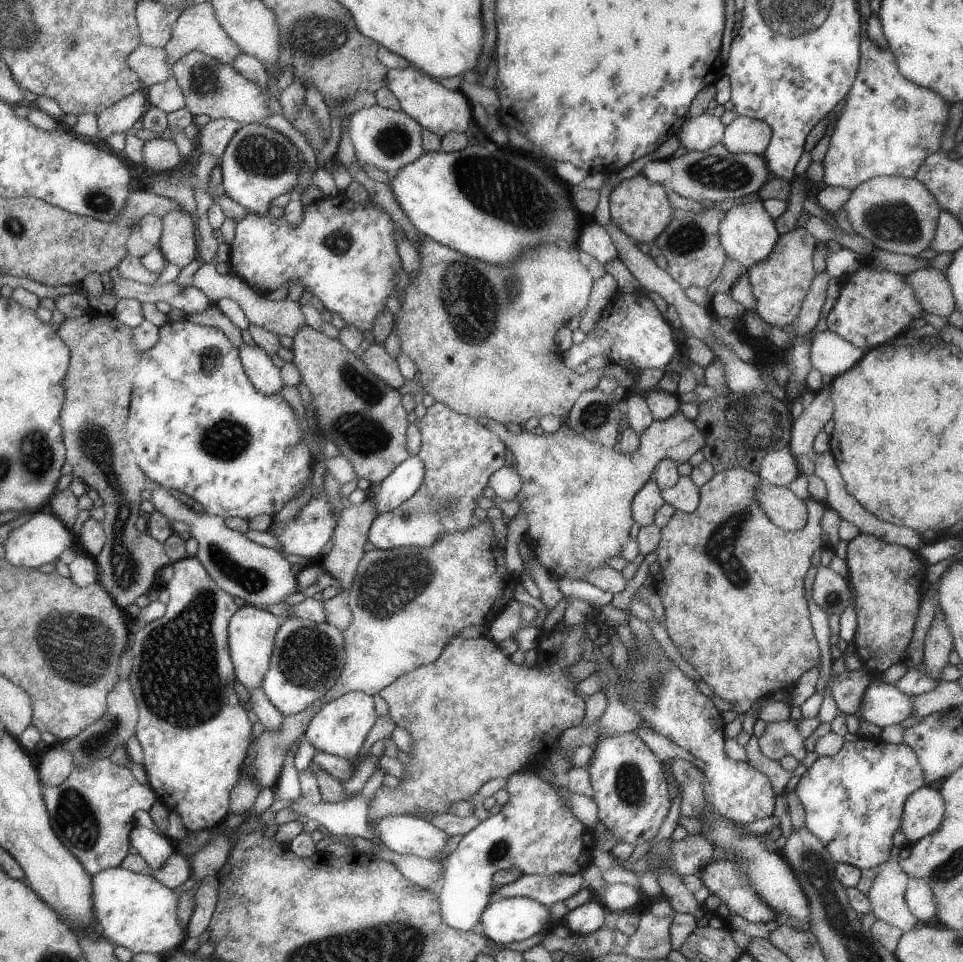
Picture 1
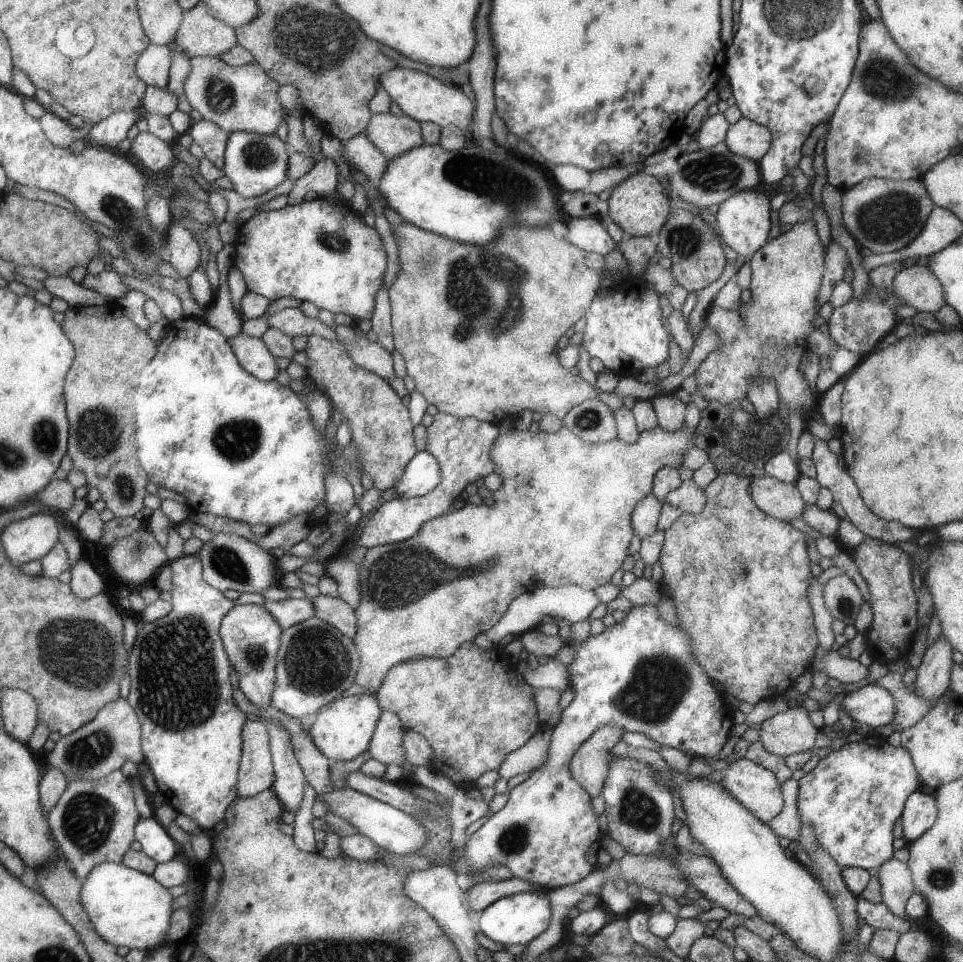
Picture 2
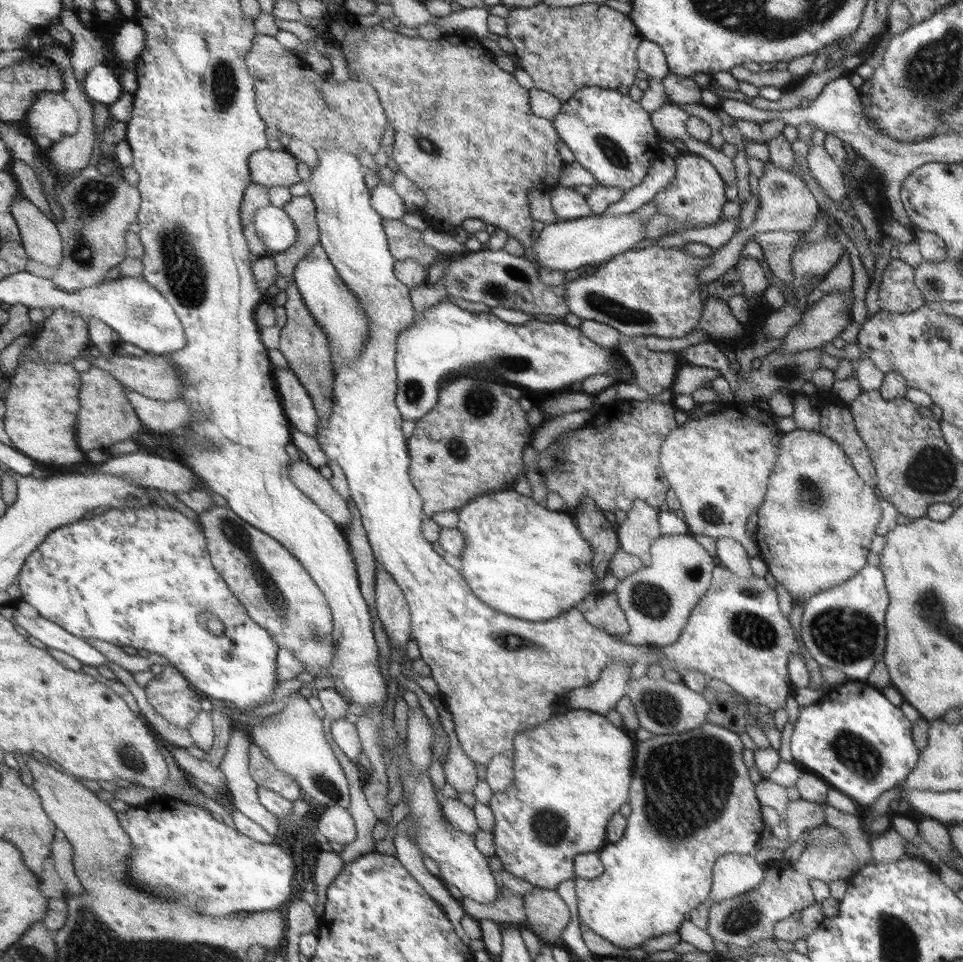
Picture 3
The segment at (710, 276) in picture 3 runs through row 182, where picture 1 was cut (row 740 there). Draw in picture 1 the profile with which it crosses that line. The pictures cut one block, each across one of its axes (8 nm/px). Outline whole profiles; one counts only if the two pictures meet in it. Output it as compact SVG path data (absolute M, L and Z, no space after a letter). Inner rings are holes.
M788 719L767 724L764 733L759 737L760 750L775 761L779 761L783 756L792 755L801 763L807 753L806 739L798 732L799 722L796 723Z

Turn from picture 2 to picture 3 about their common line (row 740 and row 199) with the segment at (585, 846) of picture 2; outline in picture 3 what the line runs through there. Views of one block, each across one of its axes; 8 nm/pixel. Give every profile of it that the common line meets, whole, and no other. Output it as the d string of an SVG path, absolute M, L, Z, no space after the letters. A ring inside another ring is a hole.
M690 152L681 154L675 159L675 162L676 179L666 187L666 191L658 193L656 199L648 203L652 203L653 207L657 208L657 213L667 214L680 222L692 224L696 228L718 222L720 210L726 204L726 198L724 198L726 186L724 186L722 178L718 176L716 168L703 156ZM557 185L550 193L551 205L557 221L574 220L592 215L585 196L572 187Z

